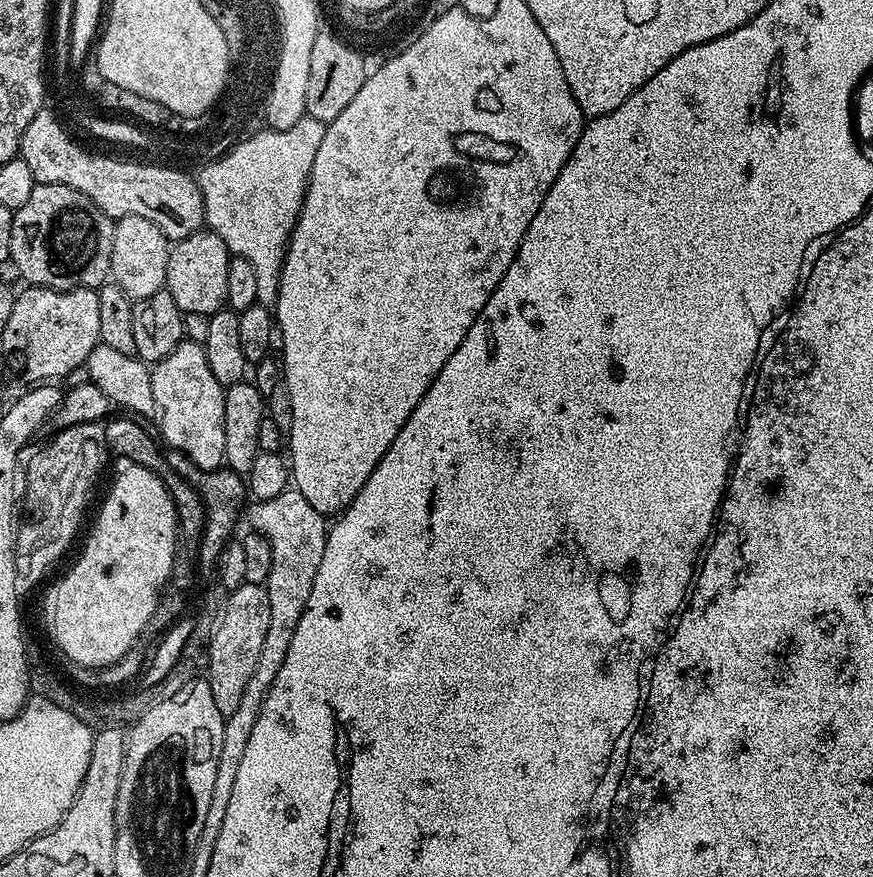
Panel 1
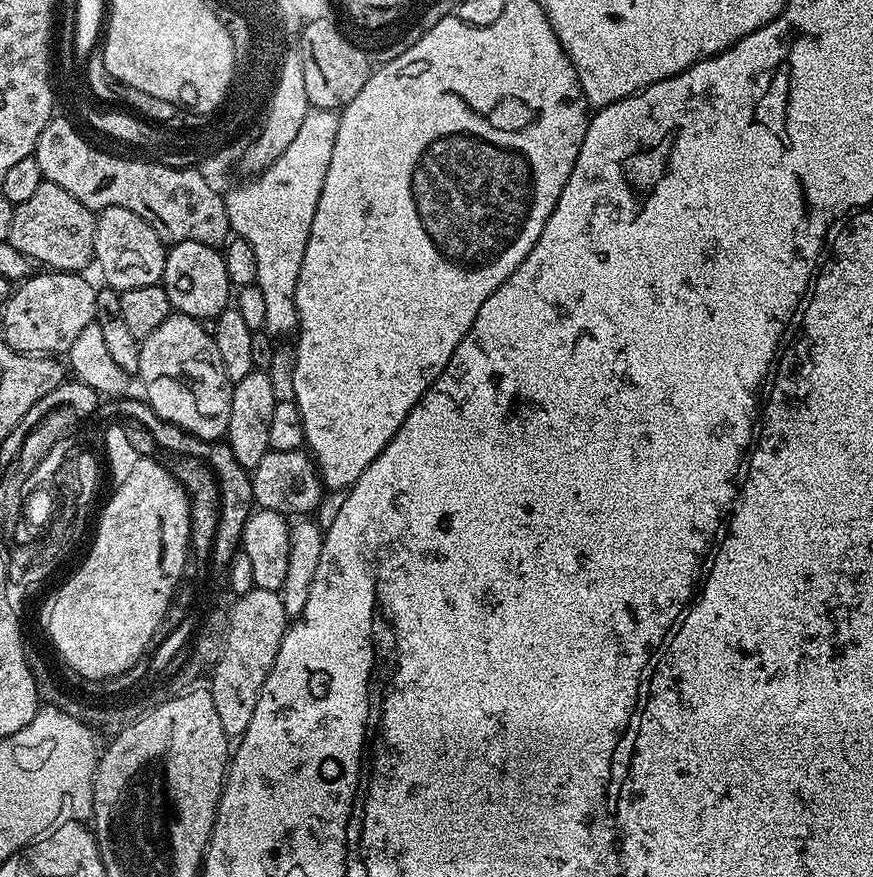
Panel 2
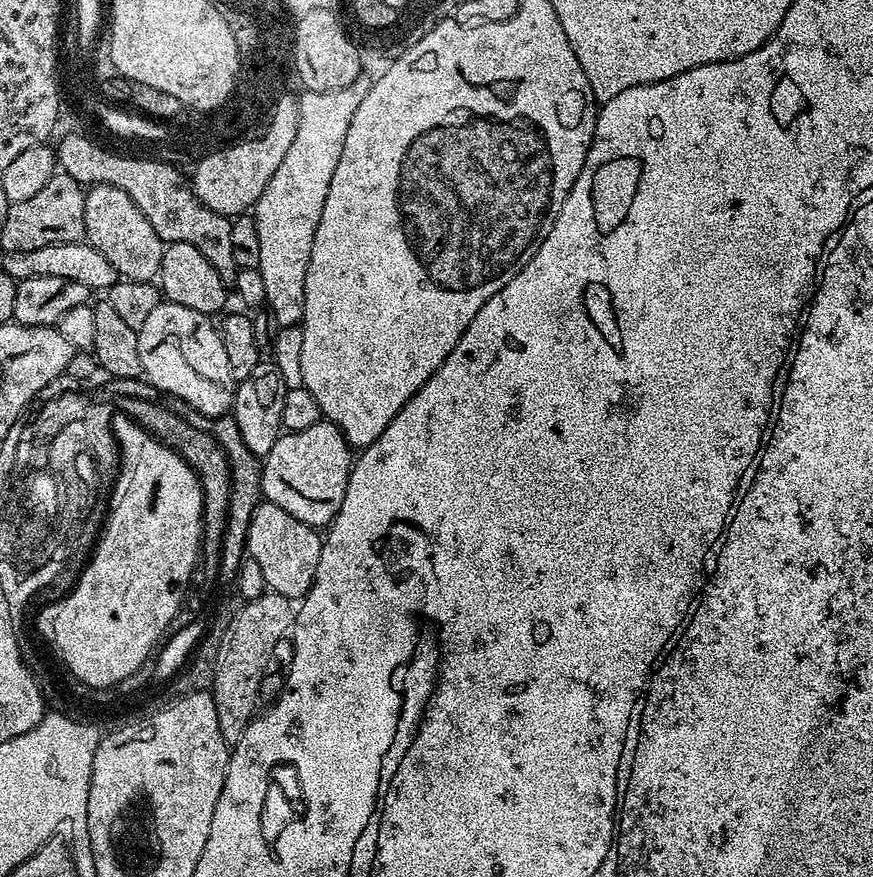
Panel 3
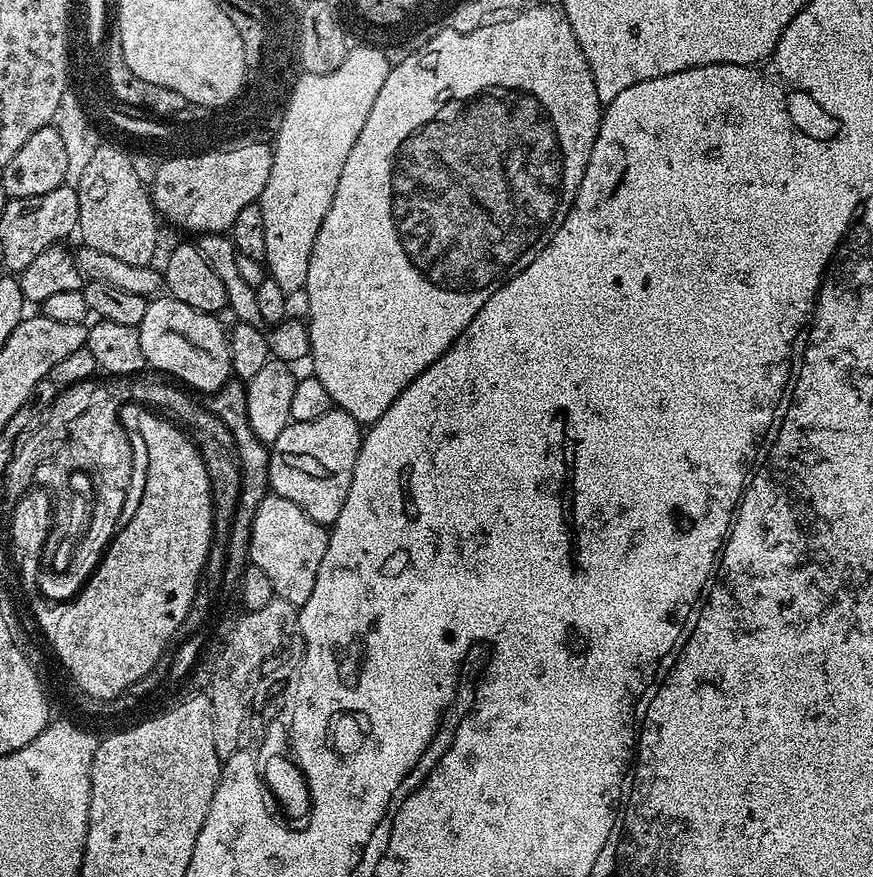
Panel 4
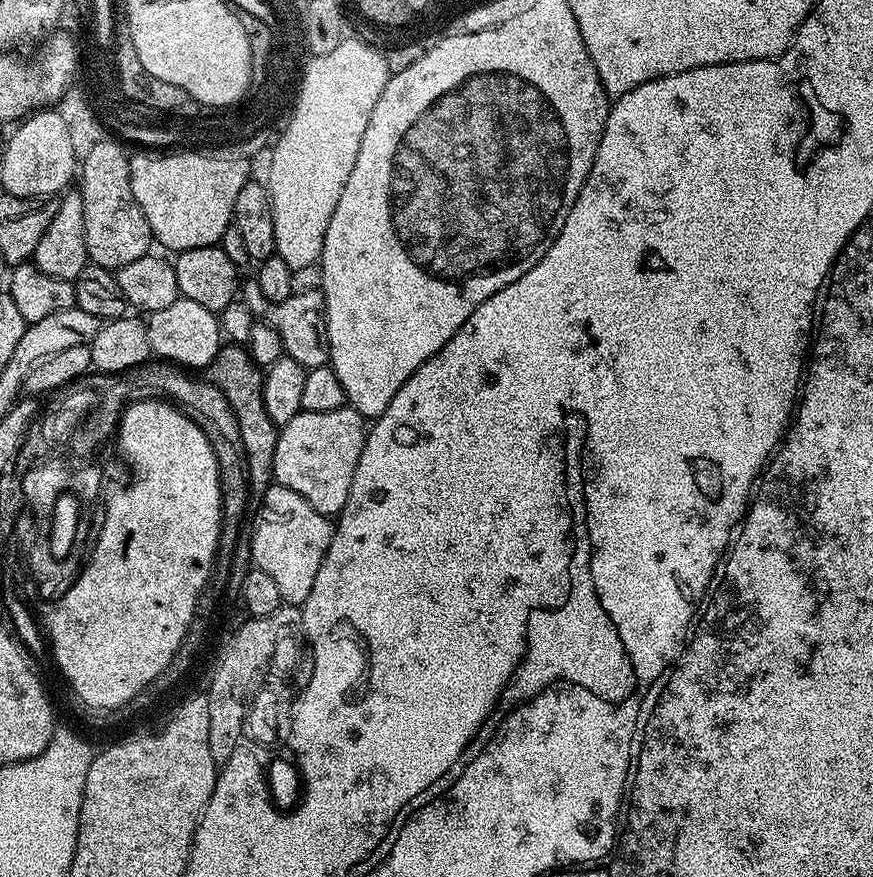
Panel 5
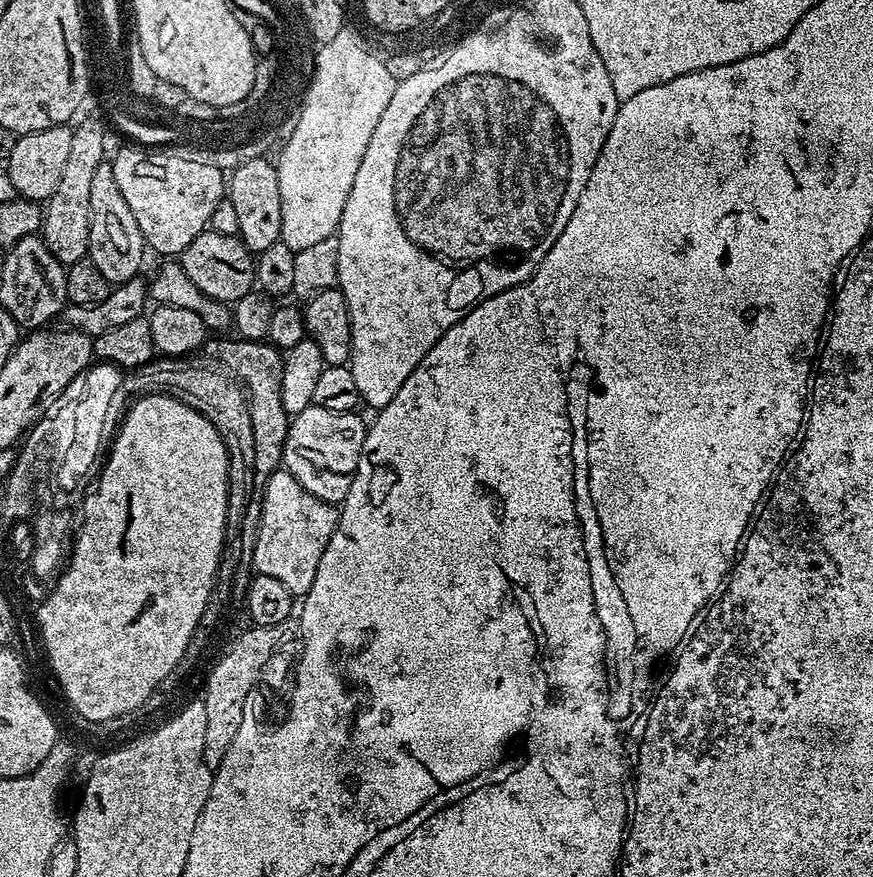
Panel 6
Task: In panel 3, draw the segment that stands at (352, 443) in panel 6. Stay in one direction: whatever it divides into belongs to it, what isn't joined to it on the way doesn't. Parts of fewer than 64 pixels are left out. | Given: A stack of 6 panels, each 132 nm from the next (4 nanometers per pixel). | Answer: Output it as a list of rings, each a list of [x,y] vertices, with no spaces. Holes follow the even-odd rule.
[[[321,422],[309,426],[307,430],[284,432],[278,438],[278,442],[274,442],[270,454],[263,457],[262,463],[264,466],[263,499],[267,503],[282,506],[282,510],[286,510],[286,514],[294,514],[294,518],[298,518],[298,522],[306,522],[317,530],[331,525],[332,519],[336,517],[342,506],[342,498],[346,498],[346,486],[354,463],[353,449],[335,424]]]

